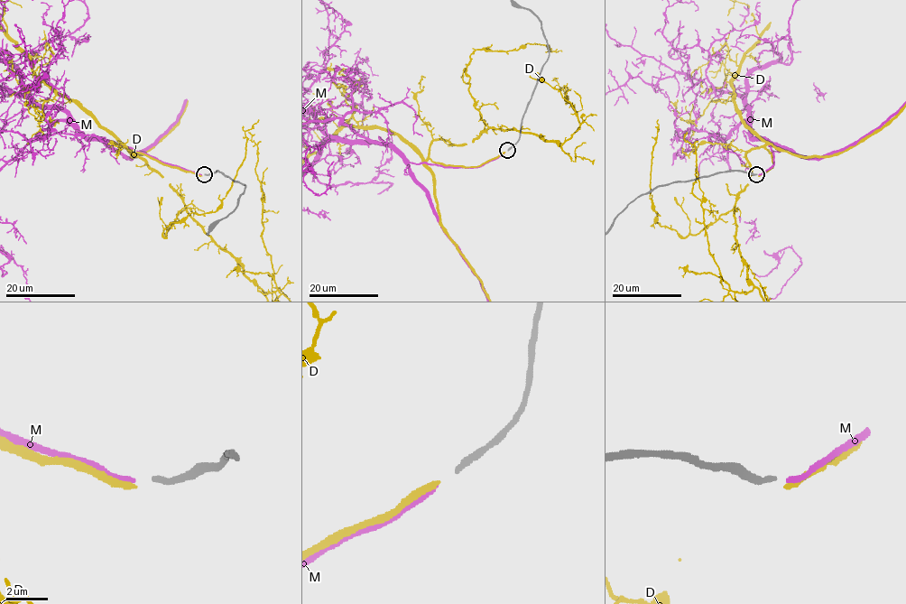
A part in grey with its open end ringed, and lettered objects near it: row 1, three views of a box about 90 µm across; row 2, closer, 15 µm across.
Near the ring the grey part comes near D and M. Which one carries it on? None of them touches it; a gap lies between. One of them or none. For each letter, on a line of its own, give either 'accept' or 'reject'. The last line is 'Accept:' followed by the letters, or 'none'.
D: reject
M: reject
Accept: none

